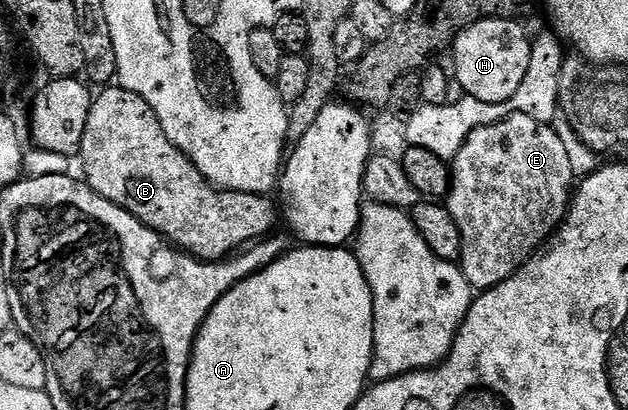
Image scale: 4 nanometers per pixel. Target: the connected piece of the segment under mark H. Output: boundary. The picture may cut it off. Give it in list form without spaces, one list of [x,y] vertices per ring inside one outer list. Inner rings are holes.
[[[481,19],[453,40],[453,78],[465,94],[485,103],[507,103],[520,88],[526,86],[530,64],[531,36],[526,36],[523,24],[517,19]]]

